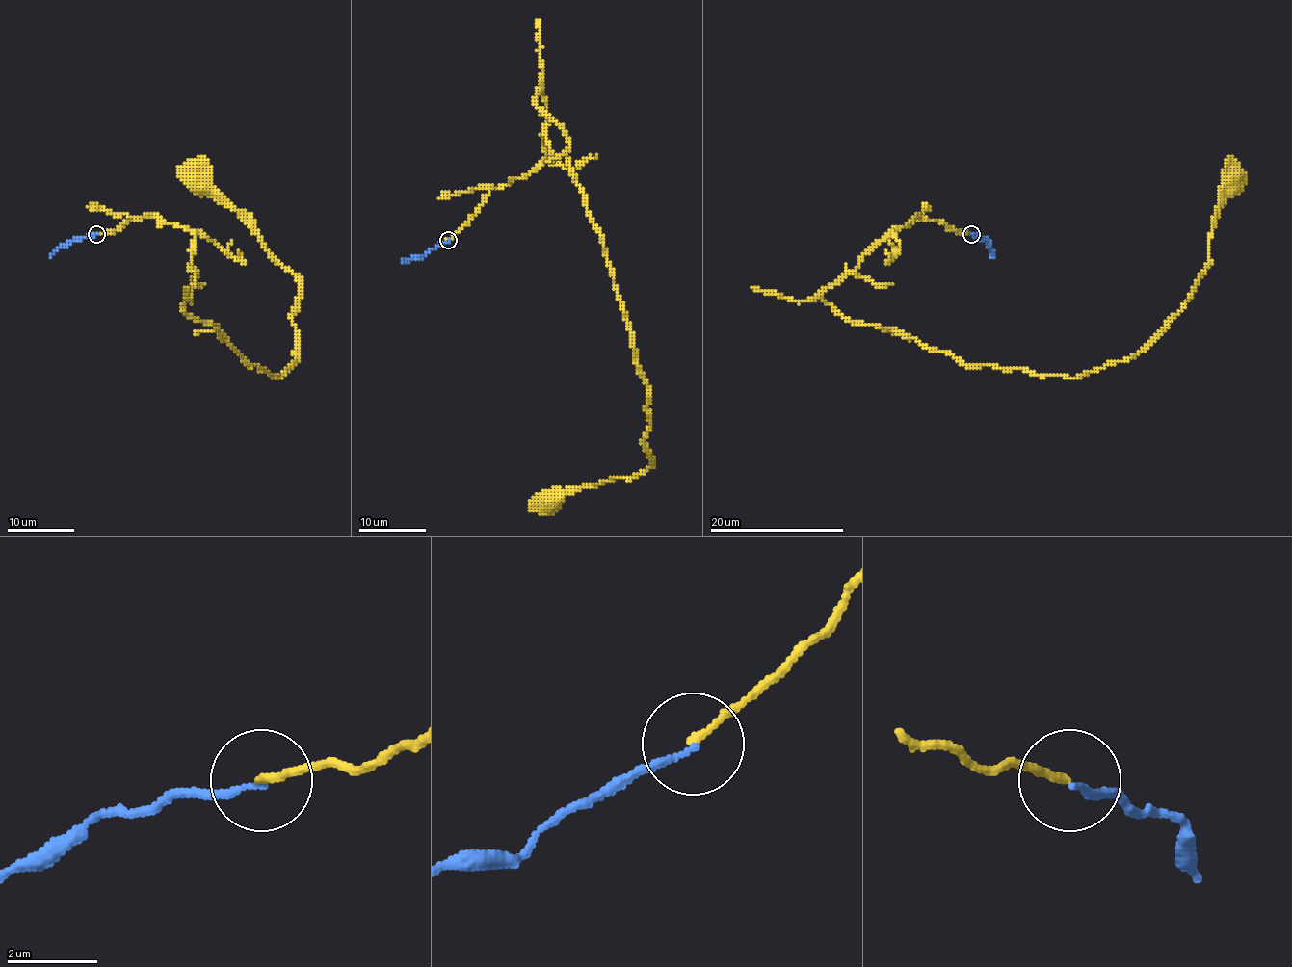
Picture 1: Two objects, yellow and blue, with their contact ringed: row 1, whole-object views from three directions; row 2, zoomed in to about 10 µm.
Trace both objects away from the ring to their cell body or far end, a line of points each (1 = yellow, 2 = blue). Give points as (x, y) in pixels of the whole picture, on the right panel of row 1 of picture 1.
1: (971, 234), (917, 215), (821, 295), (854, 322), (967, 366), (1078, 378), (1134, 357), (1181, 308), (1231, 177)
2: (971, 234), (988, 241), (992, 251), (991, 256)

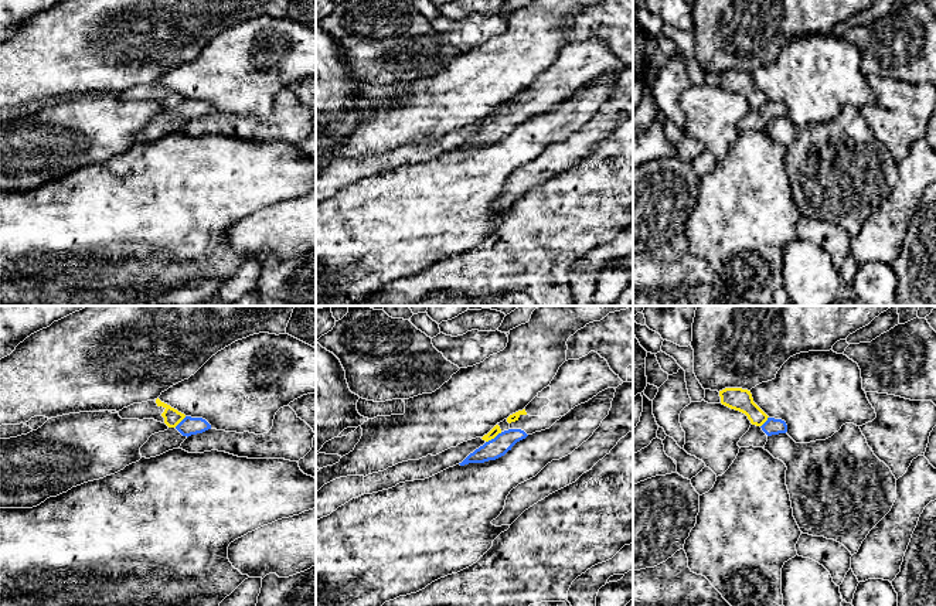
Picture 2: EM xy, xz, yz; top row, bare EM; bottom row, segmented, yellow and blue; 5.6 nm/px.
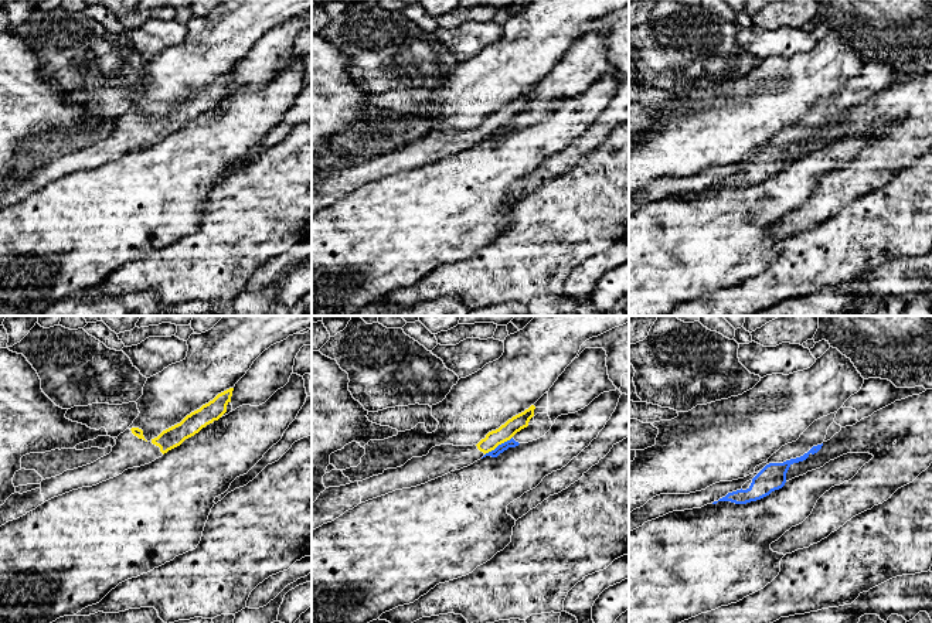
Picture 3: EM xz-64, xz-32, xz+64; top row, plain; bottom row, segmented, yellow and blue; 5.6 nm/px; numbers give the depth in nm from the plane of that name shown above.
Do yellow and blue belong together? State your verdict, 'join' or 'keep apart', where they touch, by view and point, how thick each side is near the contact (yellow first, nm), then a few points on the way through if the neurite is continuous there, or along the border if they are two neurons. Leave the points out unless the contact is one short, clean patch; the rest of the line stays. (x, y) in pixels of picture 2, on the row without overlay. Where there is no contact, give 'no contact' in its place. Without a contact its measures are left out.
keep apart; contact xz (493, 121); calibres 50 and 120 nm; border xz (501, 115), (486, 125)

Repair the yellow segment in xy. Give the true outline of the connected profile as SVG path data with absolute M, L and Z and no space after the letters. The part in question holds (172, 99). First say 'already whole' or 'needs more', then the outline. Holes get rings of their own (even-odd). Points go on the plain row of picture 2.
needs more; M159 81L142 86L133 86L118 95L122 102L154 102L166 106L169 110L176 110L186 98L161 85Z

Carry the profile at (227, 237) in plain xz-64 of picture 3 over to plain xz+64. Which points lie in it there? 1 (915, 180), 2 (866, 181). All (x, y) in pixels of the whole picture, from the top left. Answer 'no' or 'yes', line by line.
1: yes
2: no

